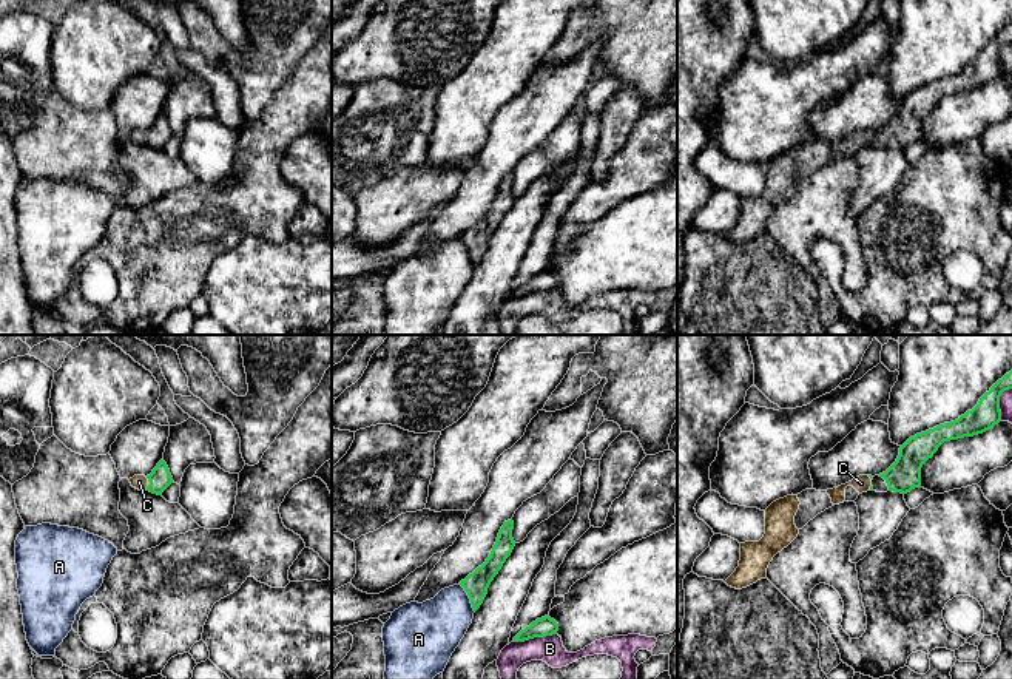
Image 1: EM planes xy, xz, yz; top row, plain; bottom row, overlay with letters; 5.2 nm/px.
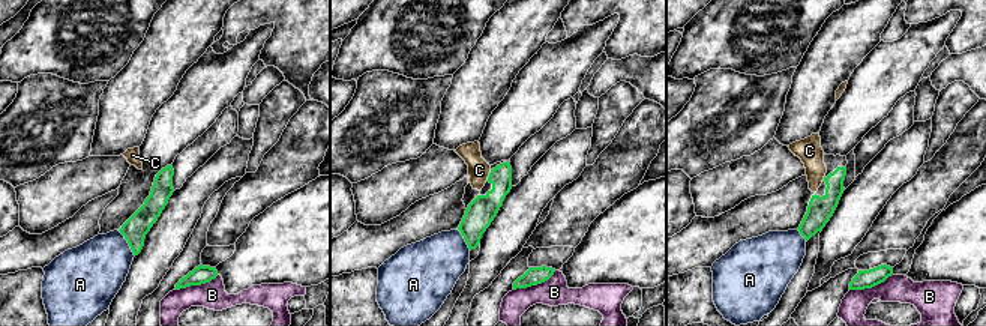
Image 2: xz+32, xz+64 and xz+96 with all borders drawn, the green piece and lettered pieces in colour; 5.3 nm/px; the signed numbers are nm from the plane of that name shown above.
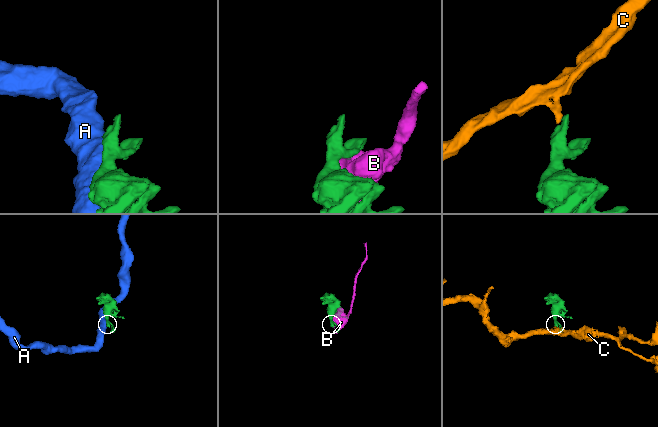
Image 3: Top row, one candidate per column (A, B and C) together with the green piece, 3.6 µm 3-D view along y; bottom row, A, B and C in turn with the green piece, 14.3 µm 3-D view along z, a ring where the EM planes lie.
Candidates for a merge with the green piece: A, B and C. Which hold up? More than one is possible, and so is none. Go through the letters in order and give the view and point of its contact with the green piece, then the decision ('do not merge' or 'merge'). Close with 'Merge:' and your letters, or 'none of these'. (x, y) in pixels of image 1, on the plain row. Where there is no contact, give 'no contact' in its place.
A: meets green in xz at (469, 252); do not merge
B: meets green in xz at (534, 290); do not merge
C: meets green in xy at (147, 142); merge
Merge: C

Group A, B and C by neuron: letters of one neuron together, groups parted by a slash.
A / B / C

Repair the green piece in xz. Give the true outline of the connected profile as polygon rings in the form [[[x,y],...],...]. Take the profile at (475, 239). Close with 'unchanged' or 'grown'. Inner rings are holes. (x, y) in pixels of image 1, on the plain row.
[[[511,173],[501,181],[497,196],[486,216],[460,238],[469,250],[474,265],[477,265],[483,258],[491,236],[498,228],[515,201],[512,184],[514,176]]]; unchanged

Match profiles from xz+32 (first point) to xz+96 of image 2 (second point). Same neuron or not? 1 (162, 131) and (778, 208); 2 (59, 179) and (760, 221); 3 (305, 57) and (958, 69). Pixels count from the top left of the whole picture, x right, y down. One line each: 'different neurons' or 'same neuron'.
1: different neurons
2: different neurons
3: different neurons

